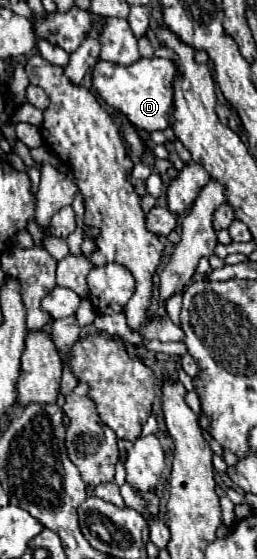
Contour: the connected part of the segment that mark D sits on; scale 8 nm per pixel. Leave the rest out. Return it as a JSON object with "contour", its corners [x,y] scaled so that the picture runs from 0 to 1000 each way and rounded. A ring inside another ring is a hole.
{"contour":[[[537,106],[529,113],[475,120],[475,116],[444,116],[444,113],[412,113],[412,109],[381,109],[366,116],[366,131],[358,131],[358,148],[366,159],[397,170],[397,177],[475,199],[506,220],[553,234],[638,234],[646,227],[669,224],[677,209],[677,145],[700,138],[700,127],[685,120],[677,109],[661,106]]]}

